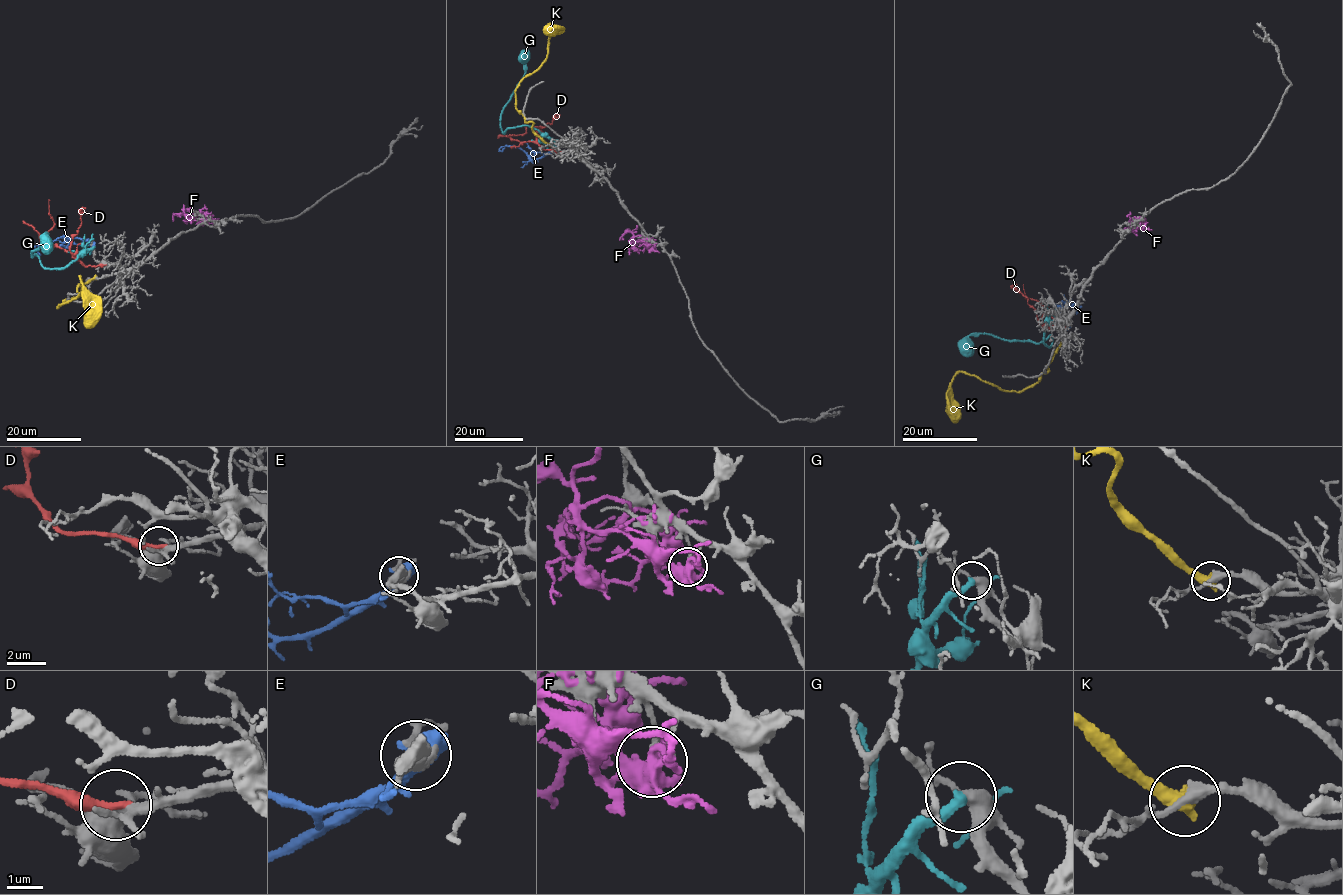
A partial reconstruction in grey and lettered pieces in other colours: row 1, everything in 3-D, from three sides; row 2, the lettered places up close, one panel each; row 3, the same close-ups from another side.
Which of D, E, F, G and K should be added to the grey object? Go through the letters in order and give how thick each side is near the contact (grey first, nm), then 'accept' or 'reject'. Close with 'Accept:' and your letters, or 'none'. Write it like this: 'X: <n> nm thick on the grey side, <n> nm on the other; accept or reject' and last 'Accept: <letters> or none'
D: 440 nm thick on the grey side, 320 nm on the other; reject
E: 380 nm thick on the grey side, 480 nm on the other; reject
F: 200 nm thick on the grey side, 440 nm on the other; reject
G: 320 nm thick on the grey side, 320 nm on the other; reject
K: 240 nm thick on the grey side, 550 nm on the other; reject
Accept: none

